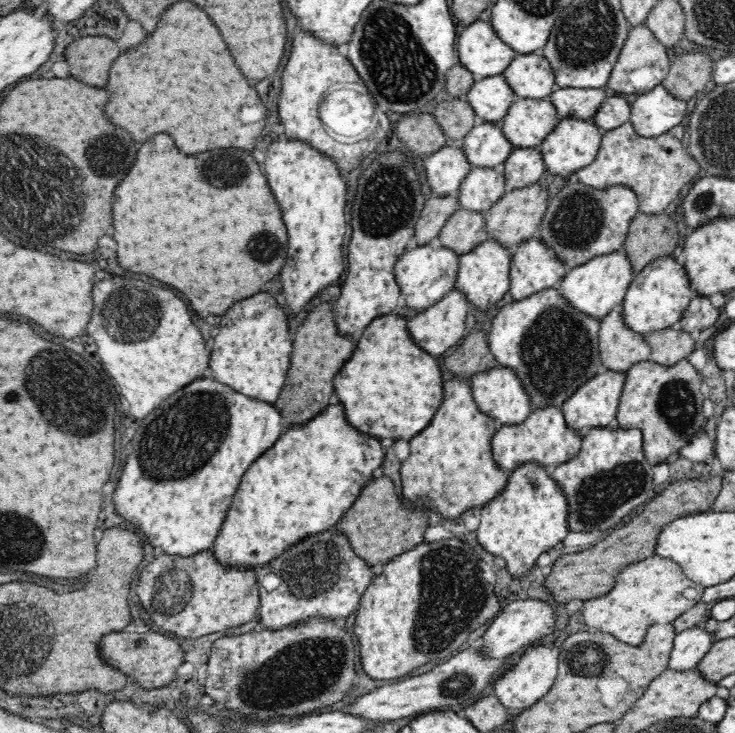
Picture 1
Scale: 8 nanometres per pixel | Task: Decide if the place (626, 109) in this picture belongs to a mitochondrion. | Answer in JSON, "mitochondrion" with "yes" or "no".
{"mitochondrion":"no"}

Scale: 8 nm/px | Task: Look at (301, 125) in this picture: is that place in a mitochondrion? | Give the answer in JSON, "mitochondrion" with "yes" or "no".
{"mitochondrion":"no"}

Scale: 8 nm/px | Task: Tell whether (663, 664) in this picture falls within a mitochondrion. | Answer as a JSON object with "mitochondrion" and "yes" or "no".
{"mitochondrion":"no"}

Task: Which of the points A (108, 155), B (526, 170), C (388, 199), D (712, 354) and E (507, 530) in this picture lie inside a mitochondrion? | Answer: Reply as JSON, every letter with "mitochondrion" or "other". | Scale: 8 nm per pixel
{"A":"mitochondrion","B":"other","C":"mitochondrion","D":"other","E":"other"}

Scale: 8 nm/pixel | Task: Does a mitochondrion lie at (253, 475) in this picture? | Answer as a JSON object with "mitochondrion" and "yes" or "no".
{"mitochondrion":"no"}

